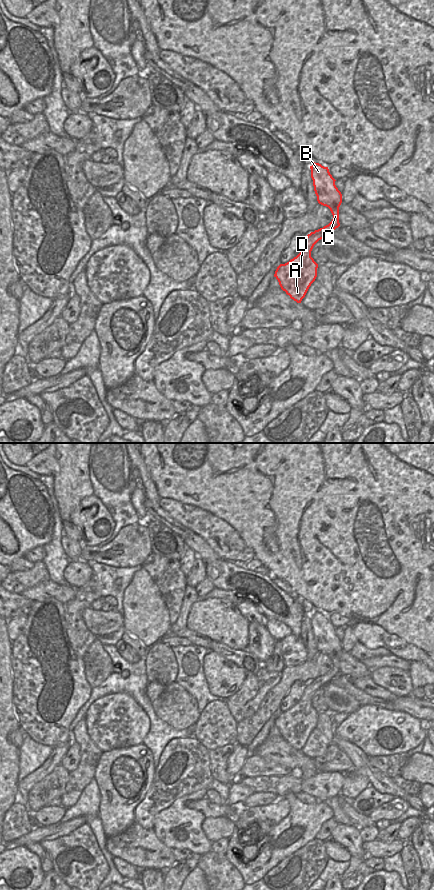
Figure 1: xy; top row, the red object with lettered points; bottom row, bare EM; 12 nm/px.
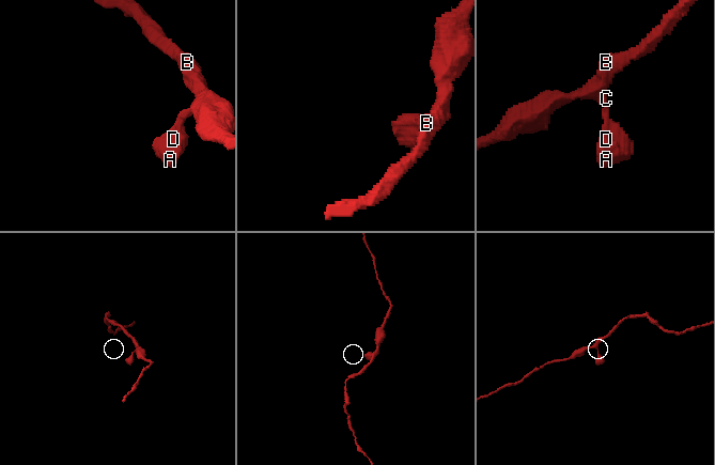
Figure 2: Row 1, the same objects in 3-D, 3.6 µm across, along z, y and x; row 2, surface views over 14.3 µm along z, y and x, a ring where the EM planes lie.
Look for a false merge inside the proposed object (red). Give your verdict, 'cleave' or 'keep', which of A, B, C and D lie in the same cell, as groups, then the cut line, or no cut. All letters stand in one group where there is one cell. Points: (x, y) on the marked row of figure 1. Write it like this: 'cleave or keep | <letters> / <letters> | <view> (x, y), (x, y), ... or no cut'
keep | A B C D | no cut

